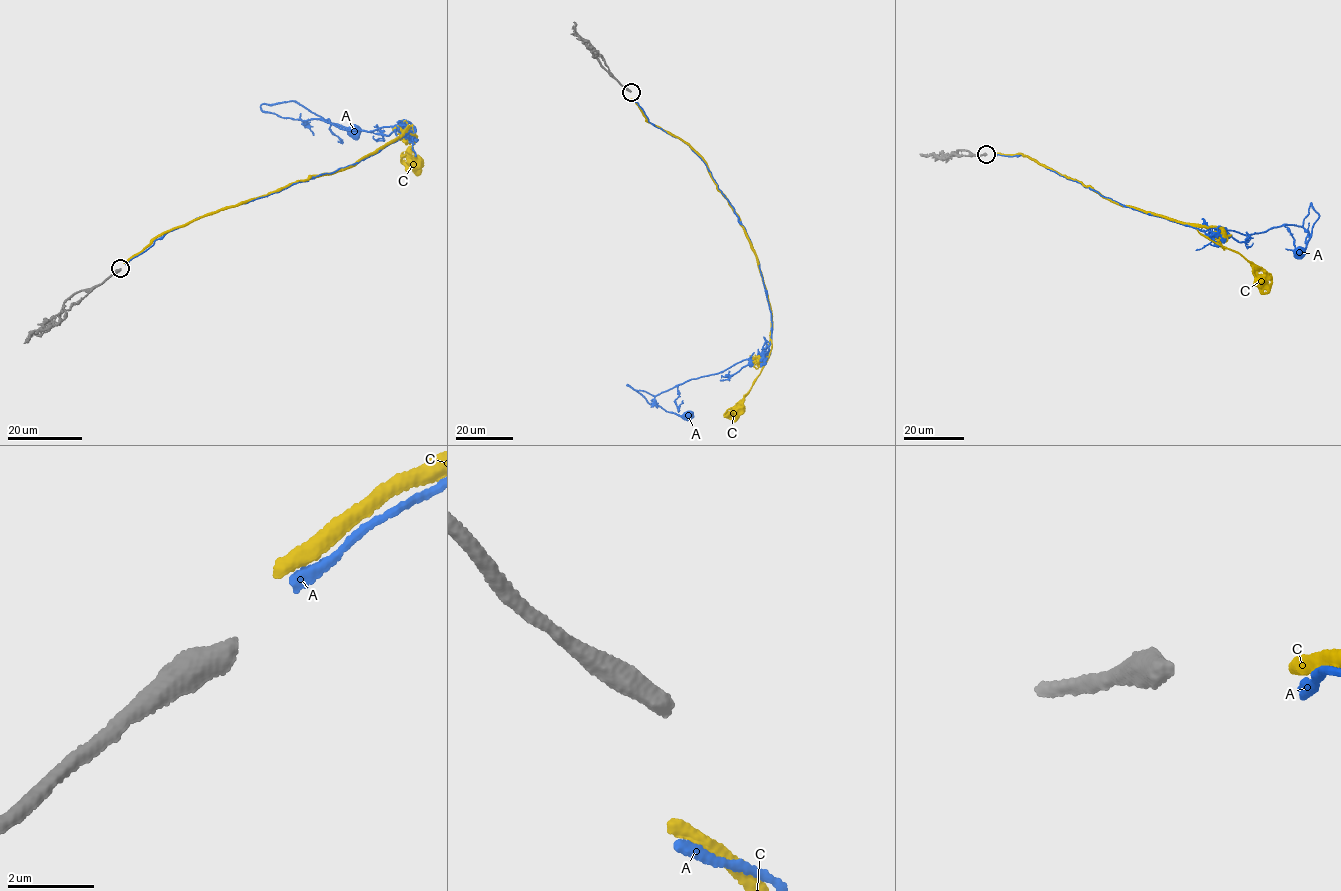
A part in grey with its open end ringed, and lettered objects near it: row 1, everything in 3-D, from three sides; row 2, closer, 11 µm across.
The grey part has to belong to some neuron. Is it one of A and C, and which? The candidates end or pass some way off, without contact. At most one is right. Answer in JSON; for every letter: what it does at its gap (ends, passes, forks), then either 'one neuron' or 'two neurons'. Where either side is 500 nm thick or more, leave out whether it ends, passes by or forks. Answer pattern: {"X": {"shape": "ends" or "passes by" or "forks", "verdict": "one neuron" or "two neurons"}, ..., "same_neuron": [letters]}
{"A": {"shape": "ends", "verdict": "two neurons"}, "C": {"shape": "ends", "verdict": "one neuron"}, "same_neuron": ["C"]}

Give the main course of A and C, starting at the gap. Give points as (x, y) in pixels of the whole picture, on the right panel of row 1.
A: (995, 155), (1028, 157), (1122, 205), (1213, 232), (1249, 235), (1300, 226), (1311, 203), (1319, 217), (1298, 252)
C: (994, 154), (1026, 156), (1123, 205), (1194, 225), (1199, 232), (1235, 251), (1250, 263), (1256, 284), (1260, 284)

